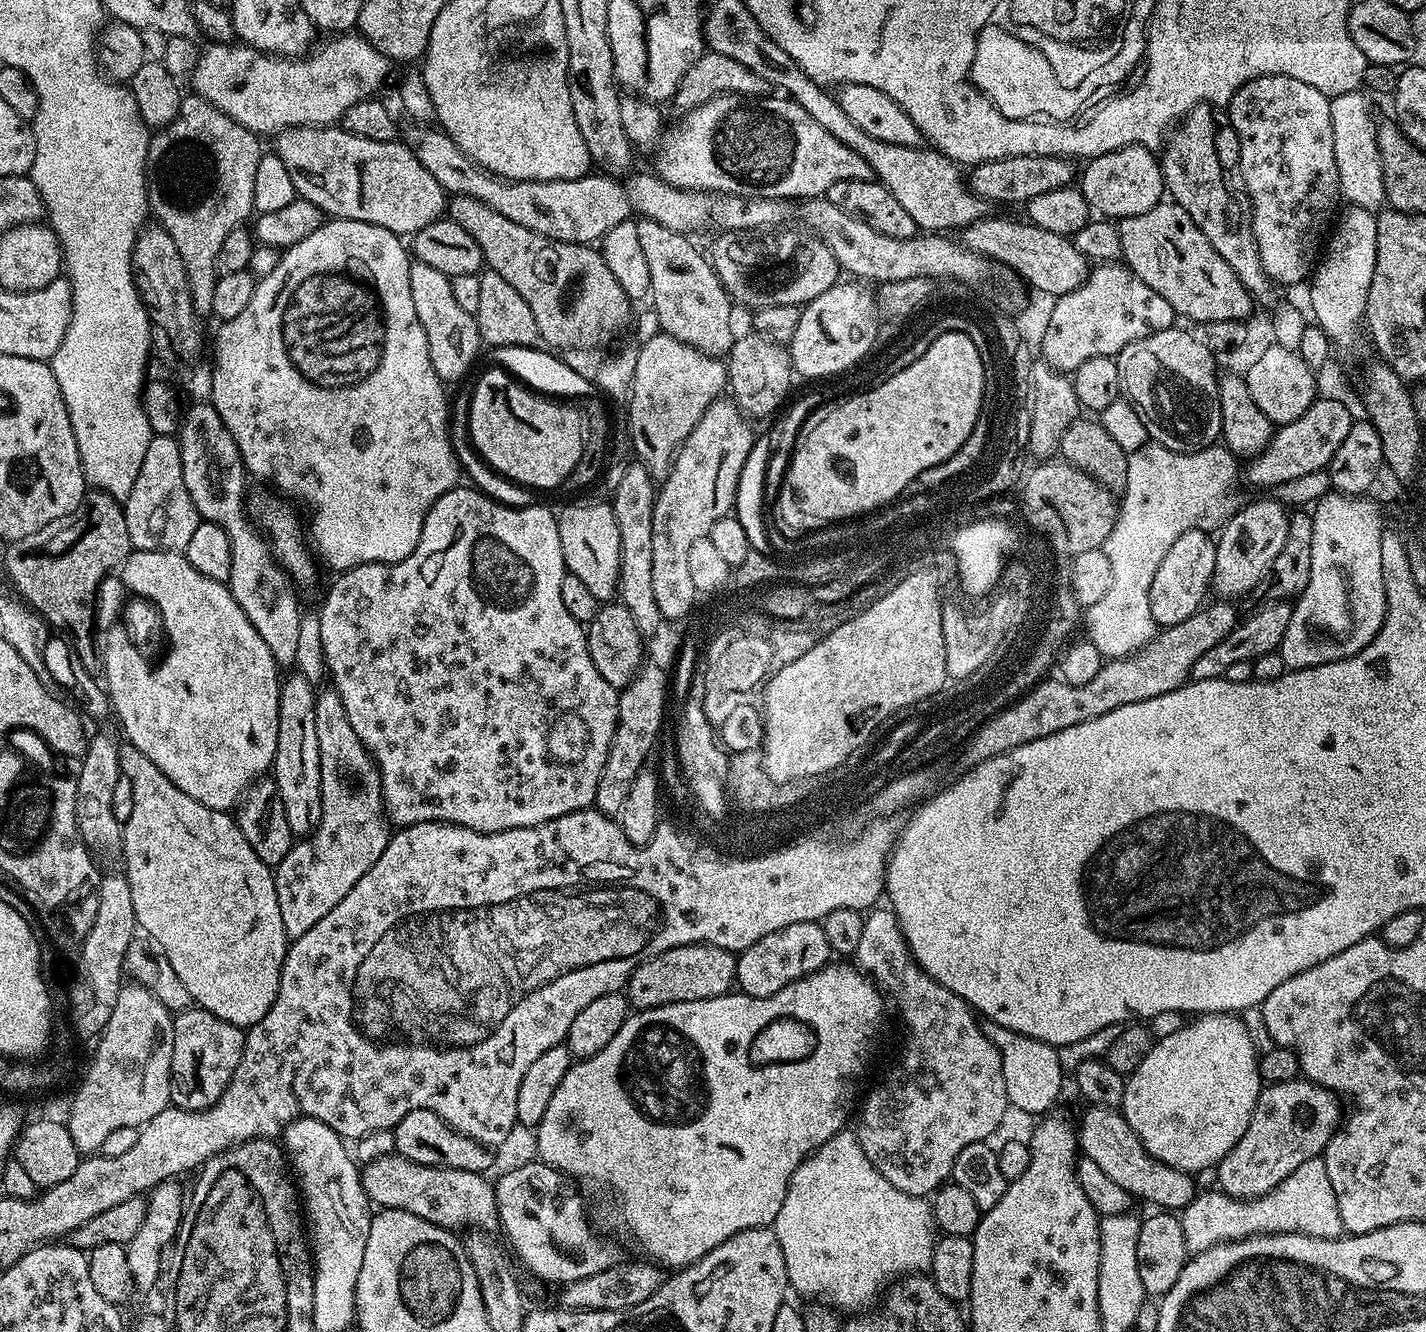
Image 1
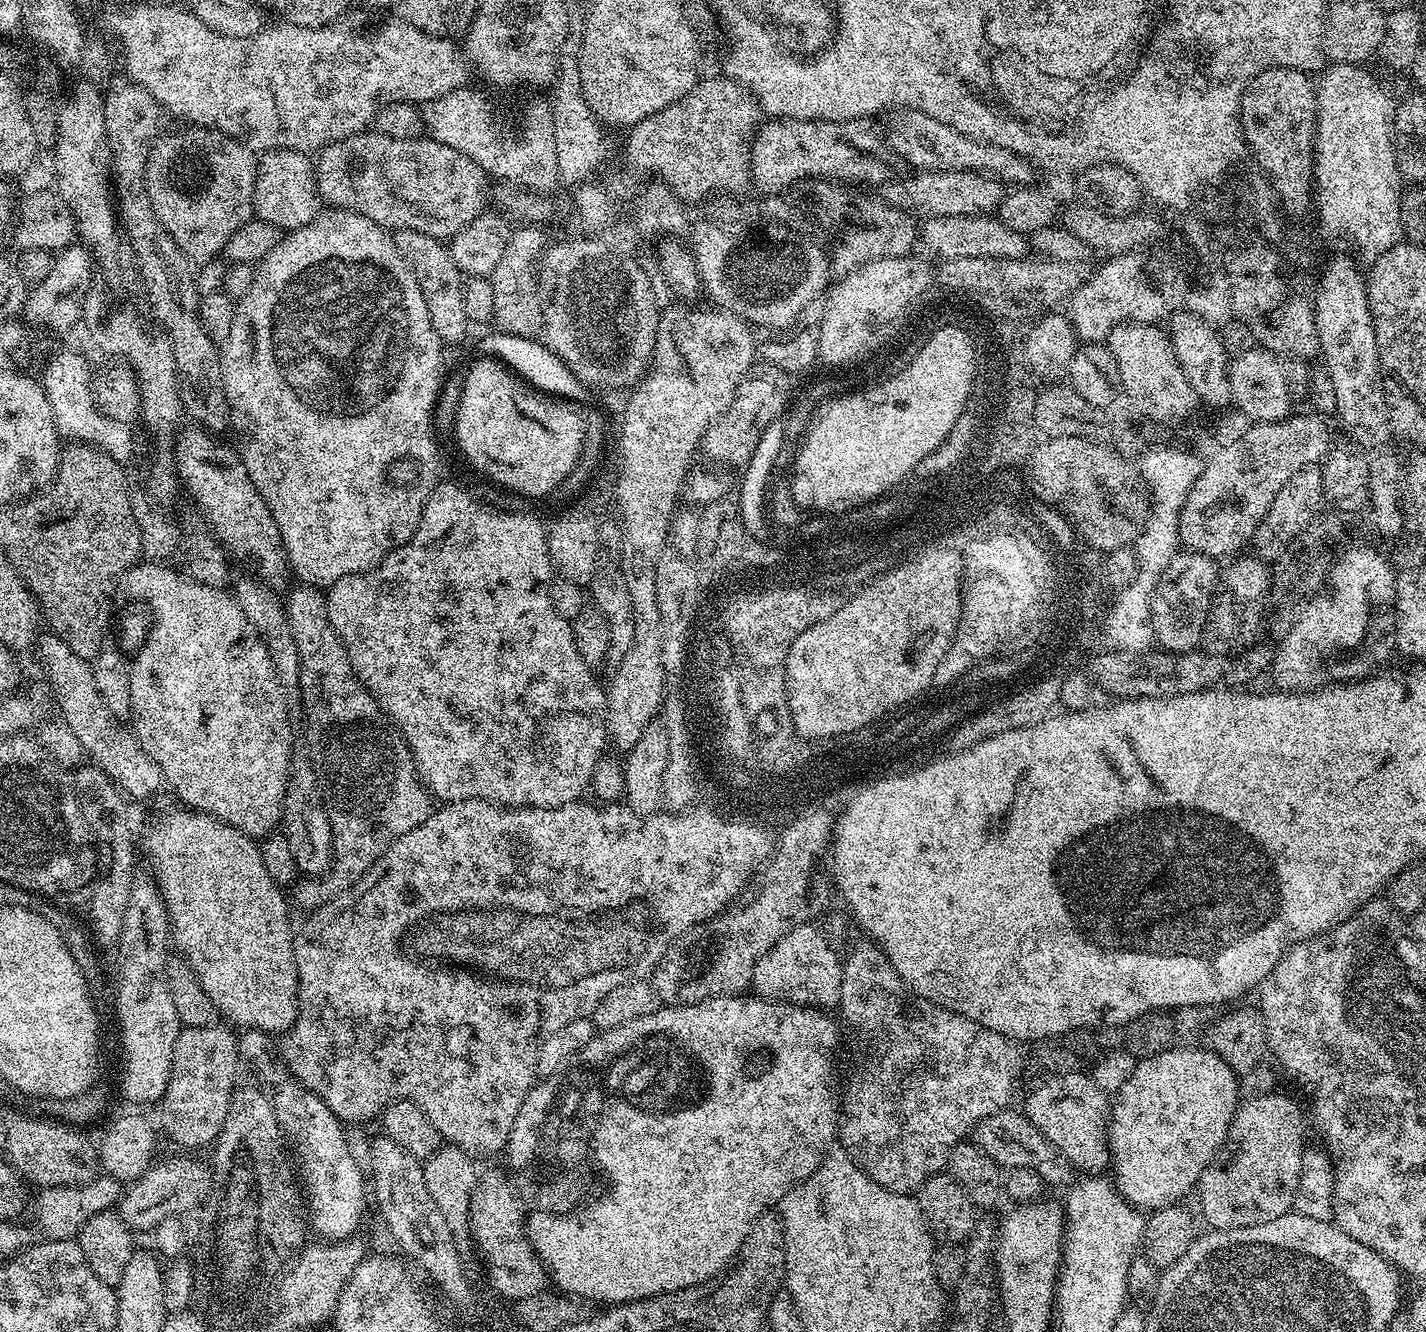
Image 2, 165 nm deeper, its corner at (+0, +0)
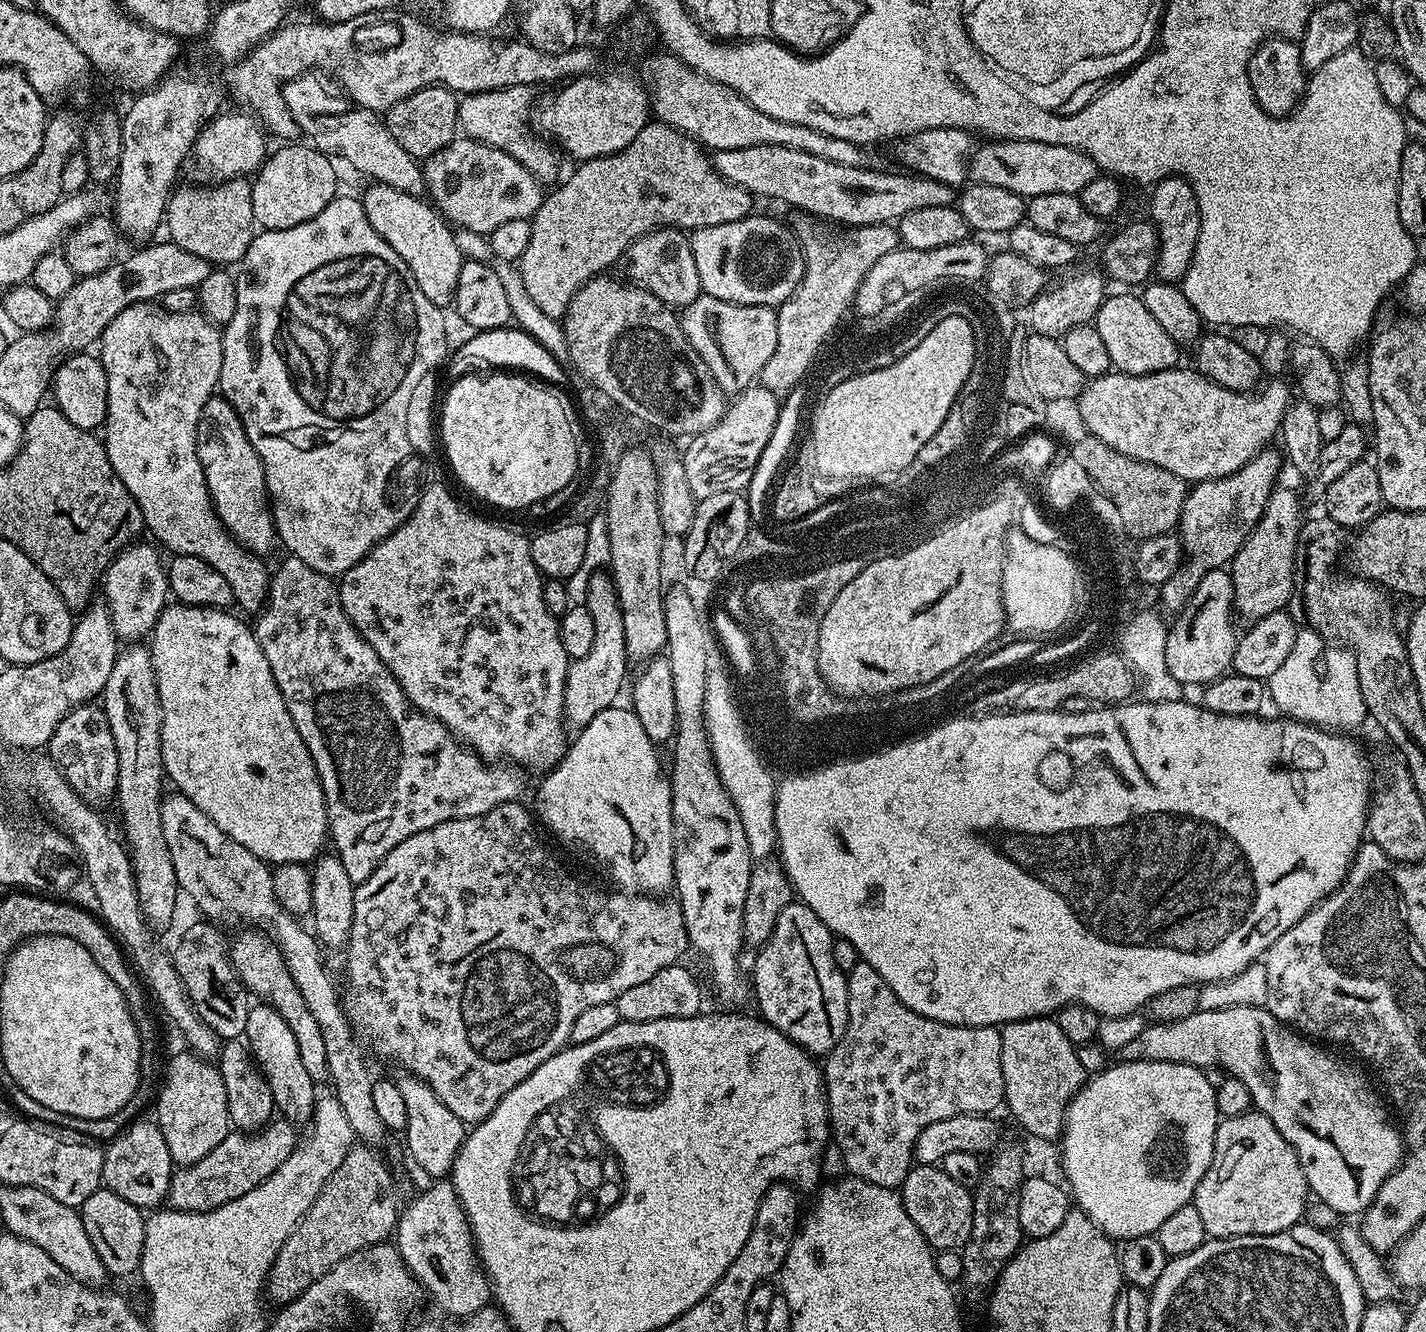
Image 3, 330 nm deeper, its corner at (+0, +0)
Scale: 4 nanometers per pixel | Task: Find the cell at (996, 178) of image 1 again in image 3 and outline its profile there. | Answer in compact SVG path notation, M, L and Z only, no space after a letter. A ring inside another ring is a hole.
M746 146L746 150L722 150L711 157L711 162L716 173L721 176L722 179L728 180L732 184L737 184L740 188L751 192L753 197L760 198L760 196L765 196L768 200L781 200L782 203L789 204L792 208L800 208L796 210L799 210L801 213L813 218L819 218L824 222L831 222L836 226L857 228L858 226L870 226L871 224L892 224L893 222L899 221L901 216L910 214L910 210L922 210L929 206L946 206L947 204L952 204L954 200L953 185L943 184L934 178L926 178L925 176L917 176L915 174L904 174L906 176L902 176L898 172L878 172L874 166L867 168L842 166L838 162L826 162L826 158L818 158L815 154L802 154L802 150L786 150L786 146Z

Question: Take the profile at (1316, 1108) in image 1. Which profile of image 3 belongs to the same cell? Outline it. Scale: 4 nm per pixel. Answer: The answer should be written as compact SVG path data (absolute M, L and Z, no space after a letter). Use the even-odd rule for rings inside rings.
M1255 1110L1221 1119L1216 1127L1214 1158L1198 1182L1194 1203L1205 1233L1213 1240L1265 1236L1290 1230L1305 1219L1308 1183L1295 1150L1278 1134L1278 1126Z

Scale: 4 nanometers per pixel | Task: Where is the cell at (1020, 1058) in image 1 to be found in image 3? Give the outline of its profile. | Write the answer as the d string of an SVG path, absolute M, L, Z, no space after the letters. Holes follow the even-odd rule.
M1230 1006L1226 1010L1200 1010L1179 1022L1145 1023L1142 1032L1126 1044L1122 1056L1125 1060L1189 1064L1238 1078L1250 1090L1255 1111L1270 1118L1278 1126L1278 1134L1298 1154L1309 1193L1330 1211L1341 1212L1344 1218L1356 1218L1372 1205L1382 1182L1400 1167L1406 1149L1401 1129L1394 1123L1381 1093L1372 1089L1371 1082L1354 1065L1327 1050L1332 1051L1281 1024L1267 1007Z

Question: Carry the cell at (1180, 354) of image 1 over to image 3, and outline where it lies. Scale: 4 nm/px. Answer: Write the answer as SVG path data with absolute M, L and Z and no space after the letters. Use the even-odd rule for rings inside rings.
M1128 290L1121 292L1124 292L1121 296L1109 295L1105 298L1094 321L1098 335L1102 337L1102 342L1106 342L1106 351L1110 353L1113 369L1117 372L1124 372L1128 376L1145 376L1177 367L1181 363L1181 345L1176 344L1174 338L1170 338L1170 334L1166 334L1166 330L1162 330L1162 325L1156 321L1154 314L1150 314L1150 310L1146 310L1143 299L1139 295L1131 296L1128 293L1131 291Z

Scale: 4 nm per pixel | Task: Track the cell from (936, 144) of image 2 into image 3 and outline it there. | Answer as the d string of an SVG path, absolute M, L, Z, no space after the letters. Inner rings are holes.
M996 140L984 142L972 153L970 176L977 184L1002 186L1022 197L1038 194L1079 194L1098 174L1096 163L1085 152L1070 146L1050 146L1046 142Z

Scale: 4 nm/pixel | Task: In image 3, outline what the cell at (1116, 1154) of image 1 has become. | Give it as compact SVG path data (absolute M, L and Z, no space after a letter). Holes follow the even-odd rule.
M1035 1016L1000 1028L1004 1104L1029 1136L1055 1141L1064 1130L1064 1113L1086 1079L1077 1045L1062 1034L1055 1018Z

